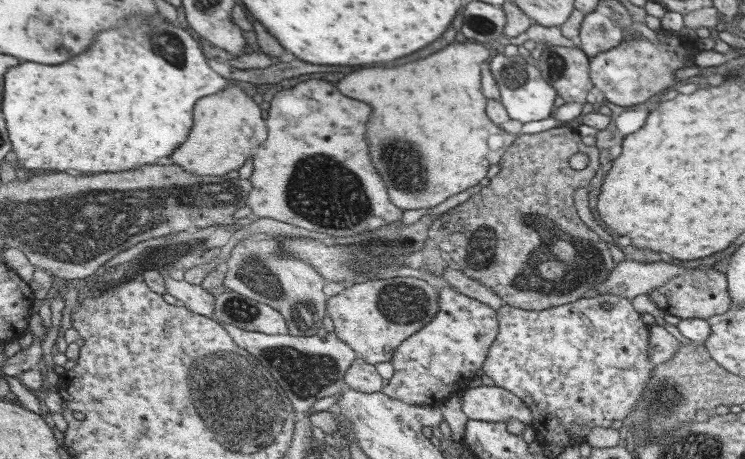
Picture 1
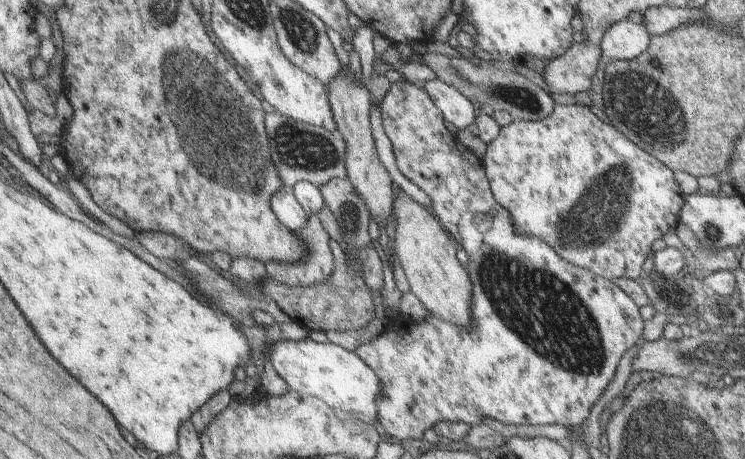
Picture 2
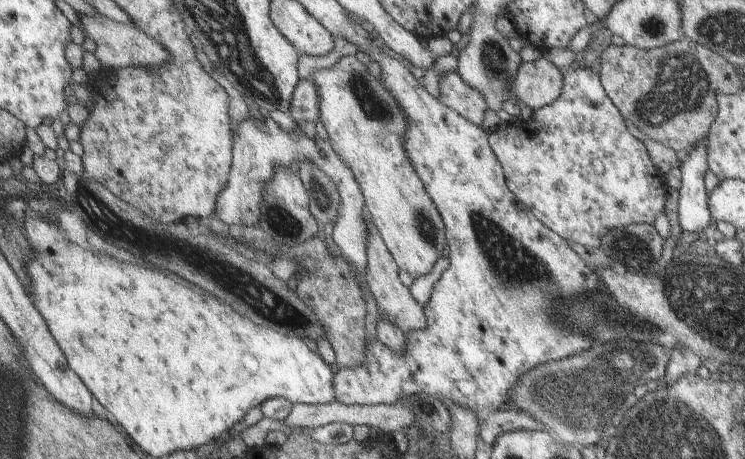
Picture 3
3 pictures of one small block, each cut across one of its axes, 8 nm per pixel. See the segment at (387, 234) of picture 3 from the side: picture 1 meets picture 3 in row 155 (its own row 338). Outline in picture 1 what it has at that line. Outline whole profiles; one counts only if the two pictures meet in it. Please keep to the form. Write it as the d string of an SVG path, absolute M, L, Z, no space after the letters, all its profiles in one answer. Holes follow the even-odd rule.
M411 276L348 284L338 294L327 298L325 307L335 336L354 350L357 357L372 365L391 360L397 346L425 327L438 310L439 292L426 281Z

